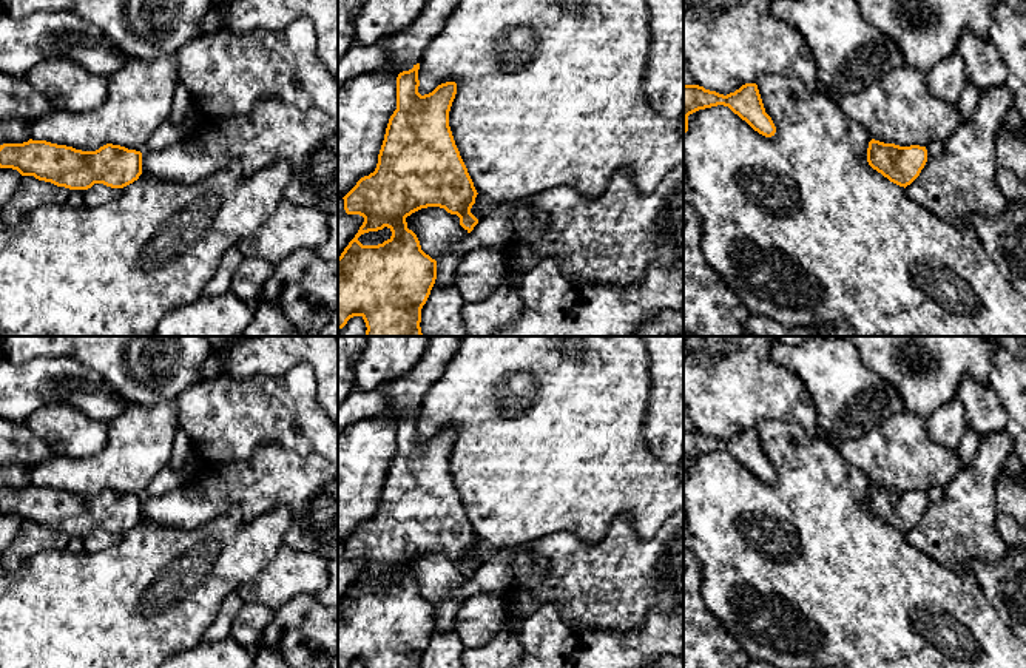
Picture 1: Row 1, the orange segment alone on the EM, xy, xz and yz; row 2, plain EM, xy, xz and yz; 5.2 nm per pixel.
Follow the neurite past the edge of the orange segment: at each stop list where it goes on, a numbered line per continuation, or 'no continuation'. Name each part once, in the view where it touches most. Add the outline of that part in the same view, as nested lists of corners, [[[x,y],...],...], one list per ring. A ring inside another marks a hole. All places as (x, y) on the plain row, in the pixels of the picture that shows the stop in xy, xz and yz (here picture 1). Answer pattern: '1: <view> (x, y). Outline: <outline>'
no continuation

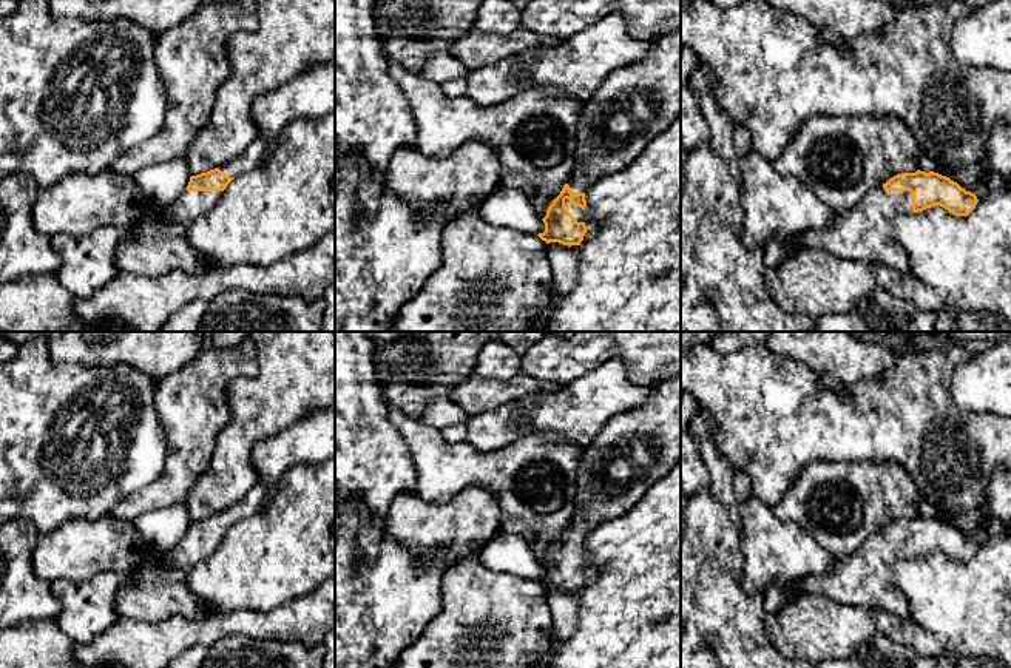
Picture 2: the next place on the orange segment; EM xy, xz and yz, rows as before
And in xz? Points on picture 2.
1: xz (579, 560). Outline: [[[565,545],[565,552],[566,555],[574,562],[574,565],[577,568],[585,568],[588,560],[590,560],[590,554],[588,551],[582,555],[580,552],[574,552],[570,545]]]

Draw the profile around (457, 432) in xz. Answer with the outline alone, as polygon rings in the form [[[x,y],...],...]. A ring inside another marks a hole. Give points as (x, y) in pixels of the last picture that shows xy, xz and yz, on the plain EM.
[[[457,423],[440,429],[440,437],[448,443],[463,443],[468,437],[466,423]]]

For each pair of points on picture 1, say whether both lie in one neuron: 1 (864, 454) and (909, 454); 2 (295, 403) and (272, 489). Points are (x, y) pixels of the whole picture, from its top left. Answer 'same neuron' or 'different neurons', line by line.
1: same neuron
2: different neurons

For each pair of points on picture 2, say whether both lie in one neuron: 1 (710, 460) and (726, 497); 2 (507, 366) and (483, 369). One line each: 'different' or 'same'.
1: same
2: same

